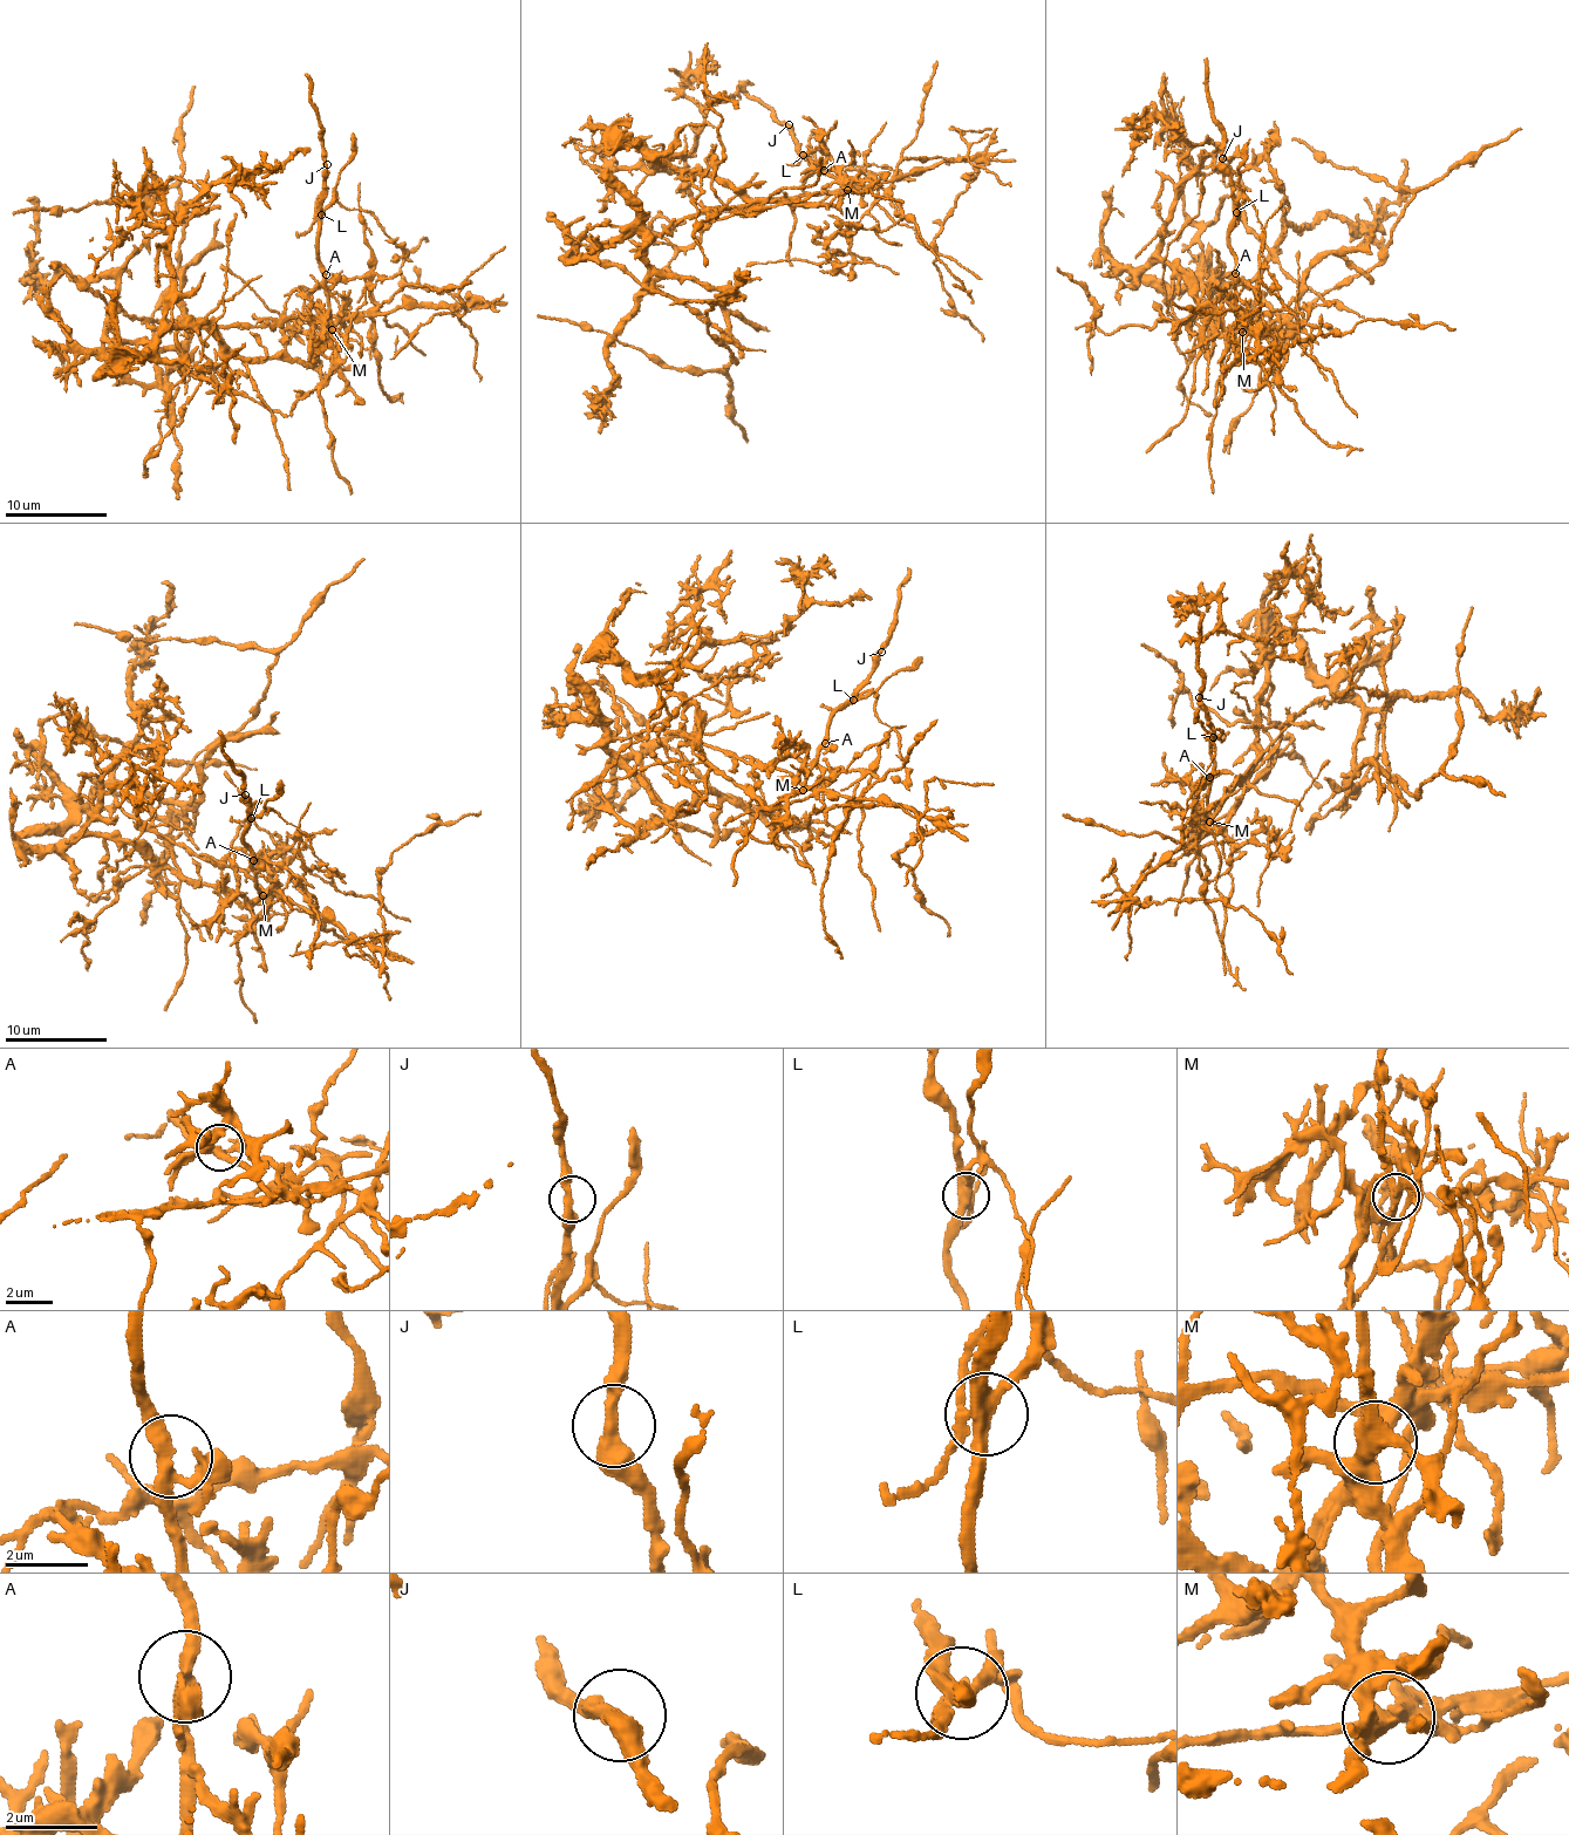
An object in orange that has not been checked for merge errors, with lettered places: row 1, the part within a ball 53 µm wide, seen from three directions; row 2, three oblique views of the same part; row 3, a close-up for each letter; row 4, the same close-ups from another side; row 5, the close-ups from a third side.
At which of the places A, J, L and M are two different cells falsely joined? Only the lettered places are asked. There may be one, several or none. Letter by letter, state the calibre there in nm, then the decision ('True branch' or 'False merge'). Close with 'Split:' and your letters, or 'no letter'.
A: Thickness 280 nm. True branch
J: Thickness 320 nm. True branch
L: Thickness 360 nm. False merge
M: Thickness 320 nm. False merge
Split: L, M

